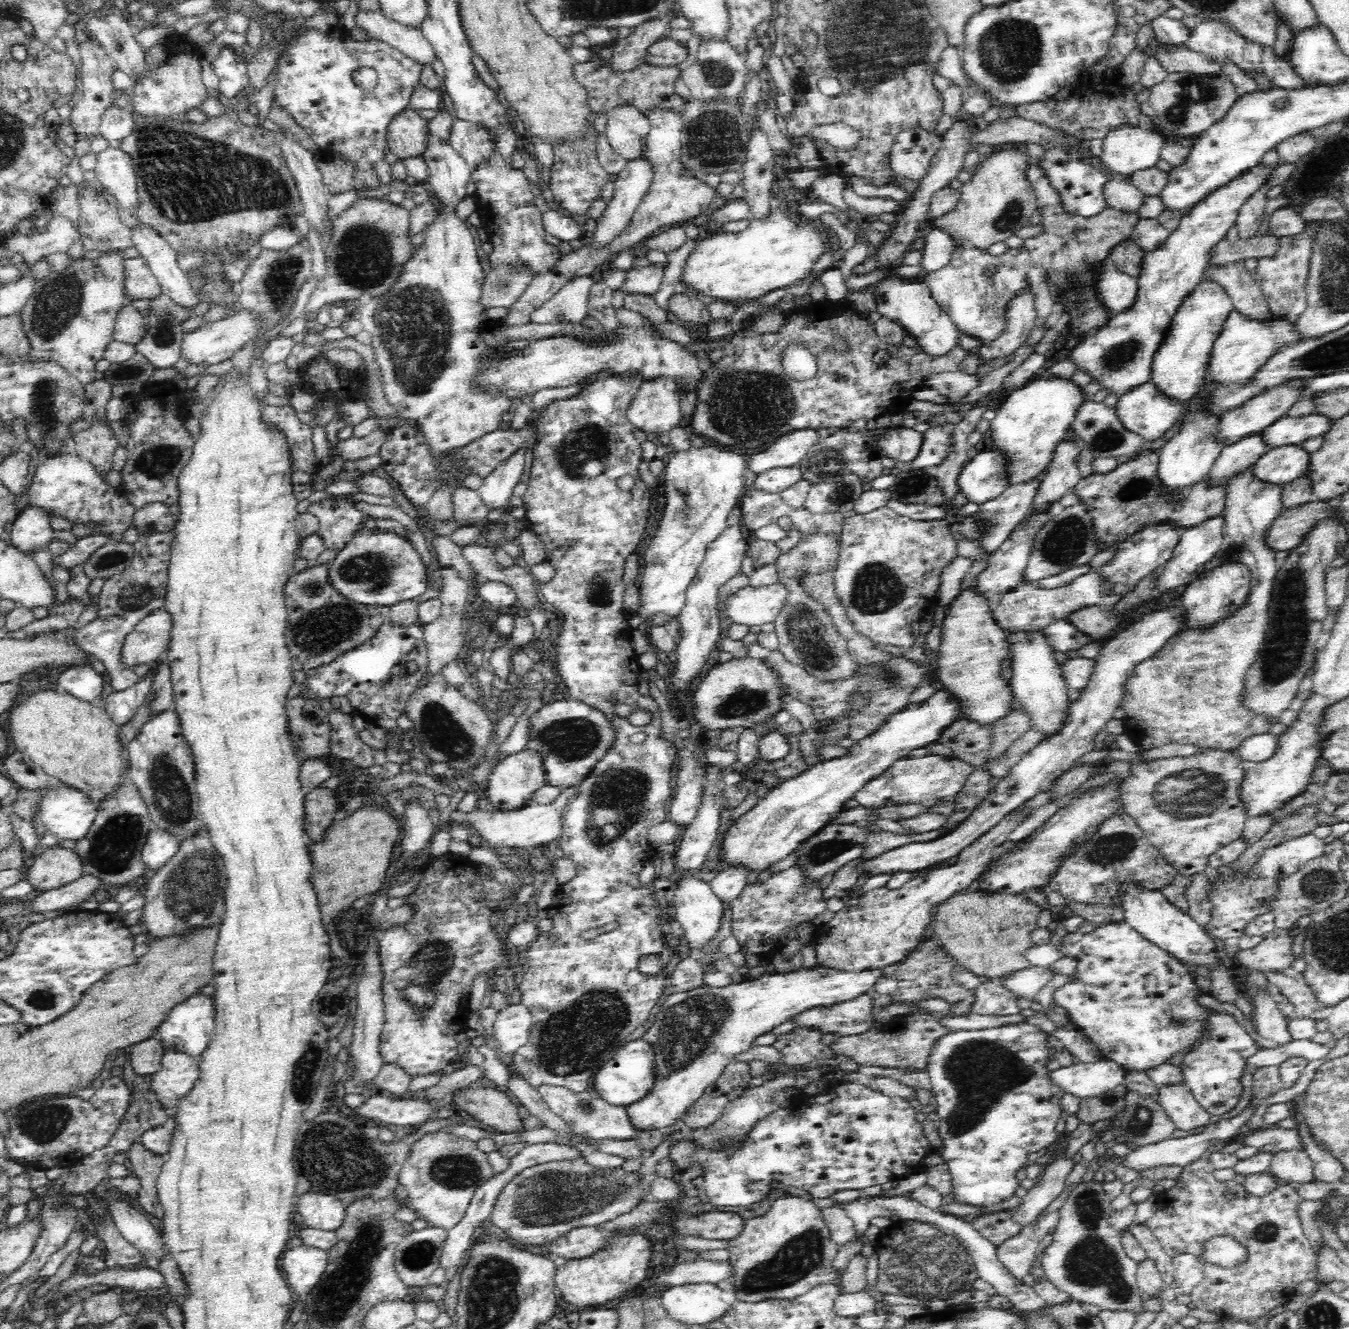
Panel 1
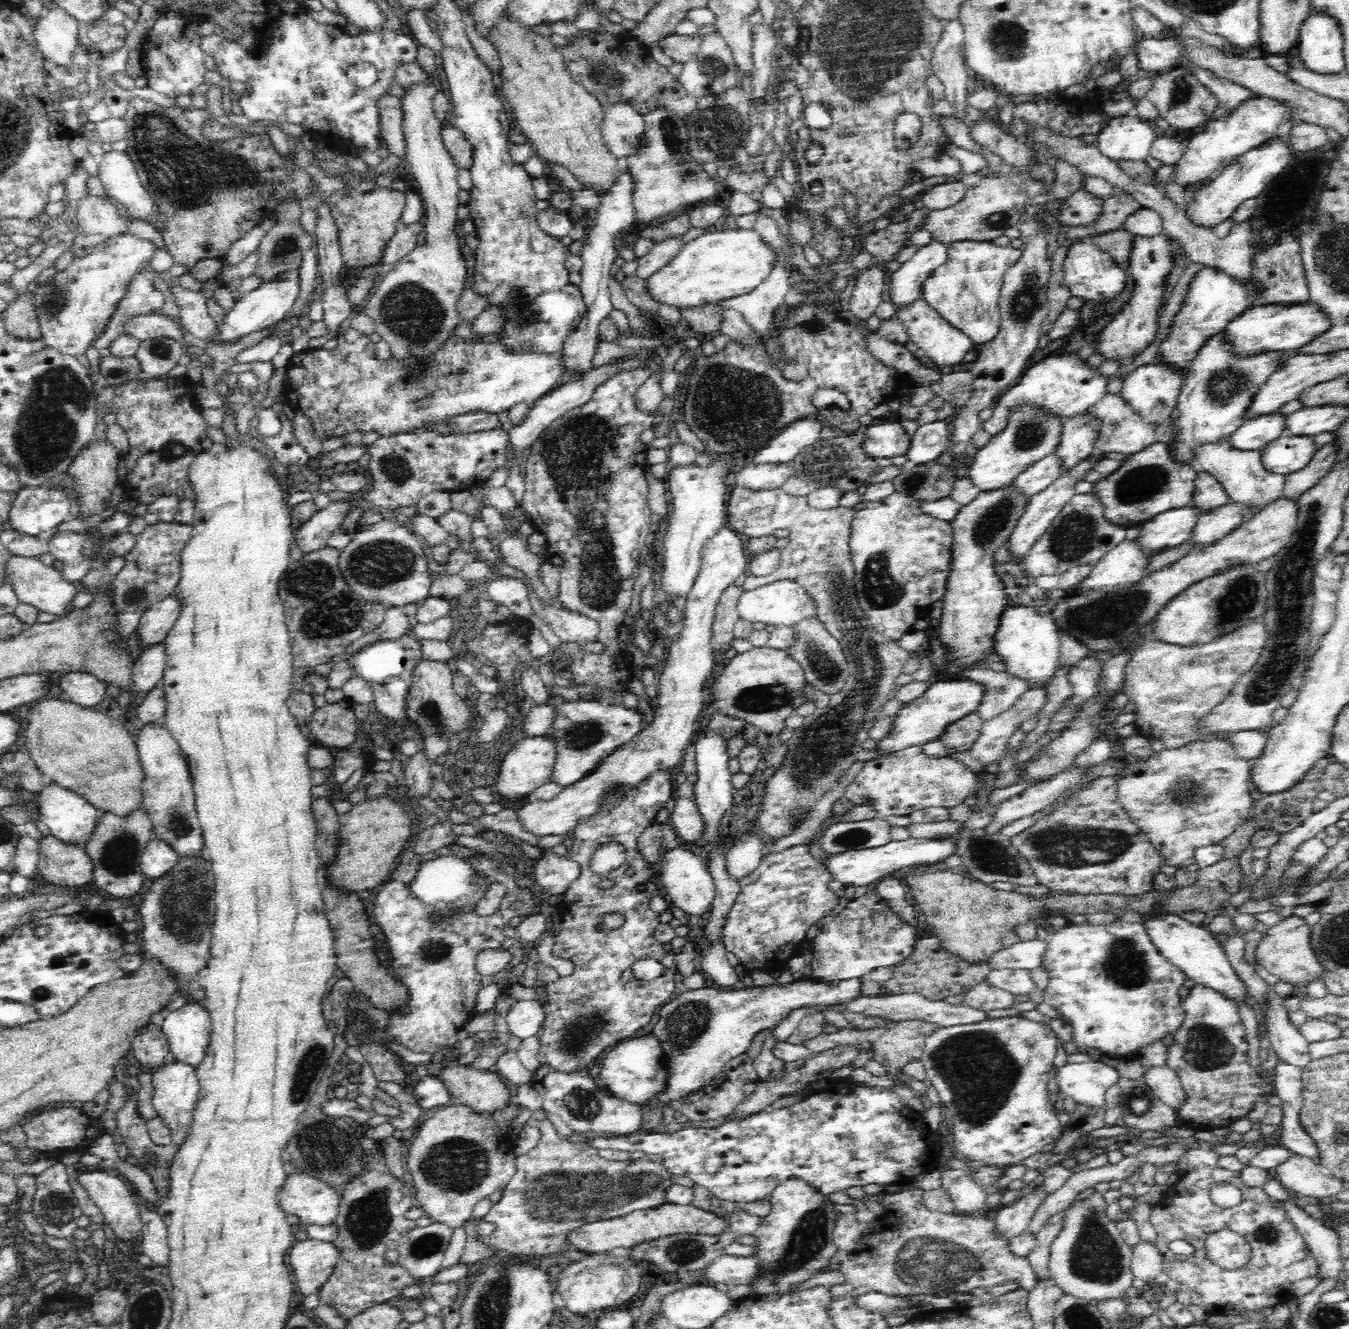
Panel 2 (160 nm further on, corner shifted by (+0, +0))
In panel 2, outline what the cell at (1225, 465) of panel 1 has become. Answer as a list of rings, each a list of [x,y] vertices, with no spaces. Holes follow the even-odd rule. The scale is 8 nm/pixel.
[[[1279,413],[1264,418],[1250,418],[1227,441],[1234,450],[1240,452],[1263,451],[1270,442],[1284,434],[1285,418]]]

